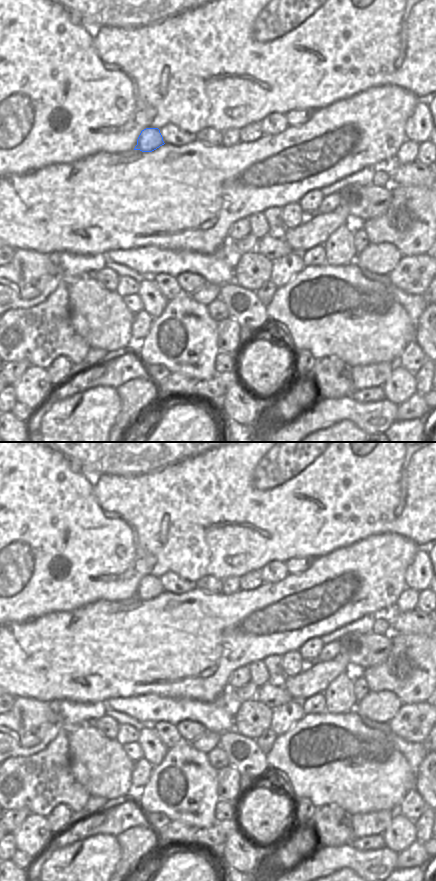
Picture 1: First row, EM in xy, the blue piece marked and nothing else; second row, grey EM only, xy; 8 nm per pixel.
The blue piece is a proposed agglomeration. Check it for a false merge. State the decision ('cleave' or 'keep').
keep

